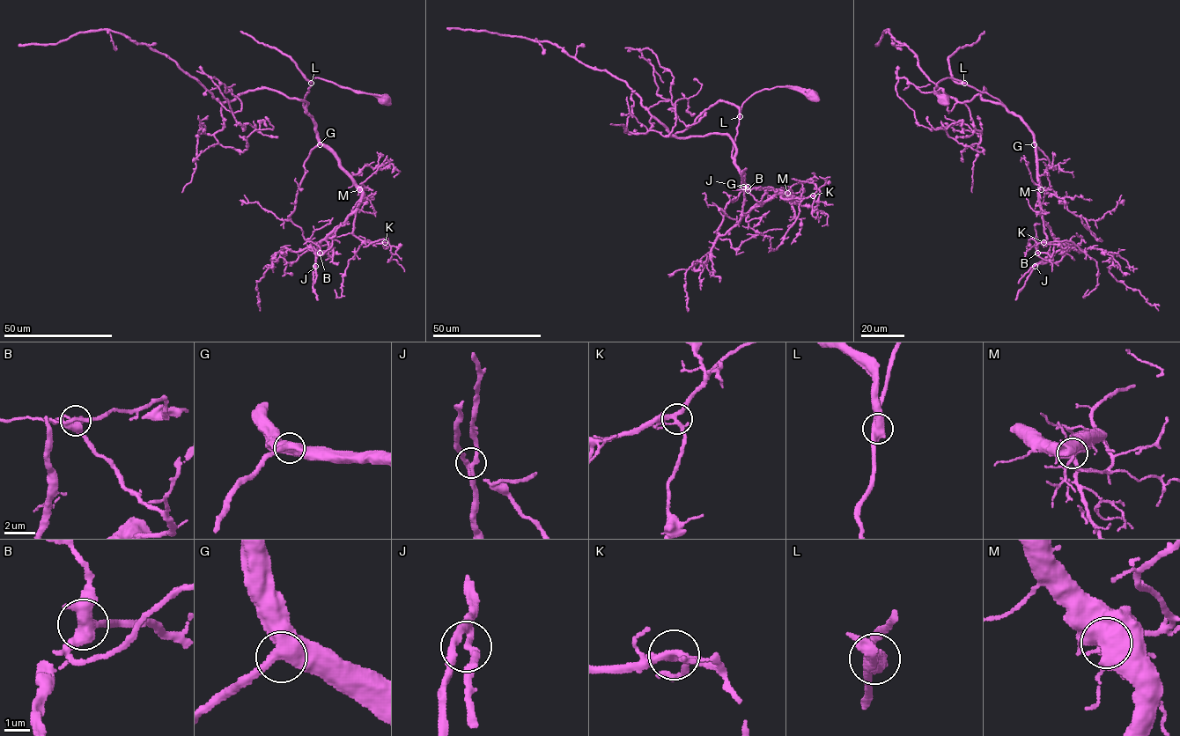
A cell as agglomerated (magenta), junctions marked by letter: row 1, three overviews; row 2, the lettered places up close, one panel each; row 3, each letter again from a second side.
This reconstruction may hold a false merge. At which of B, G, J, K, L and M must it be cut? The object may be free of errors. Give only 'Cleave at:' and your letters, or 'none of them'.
Cleave at: L

